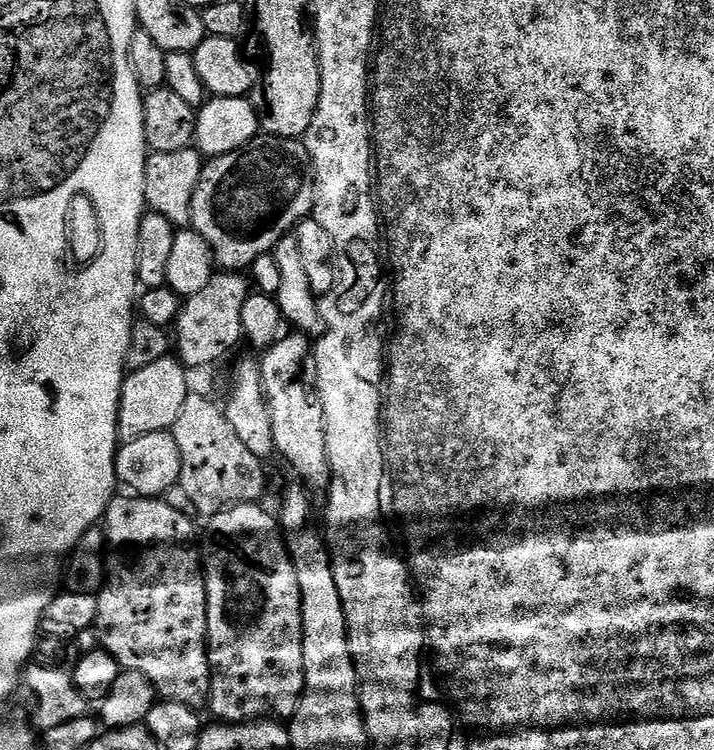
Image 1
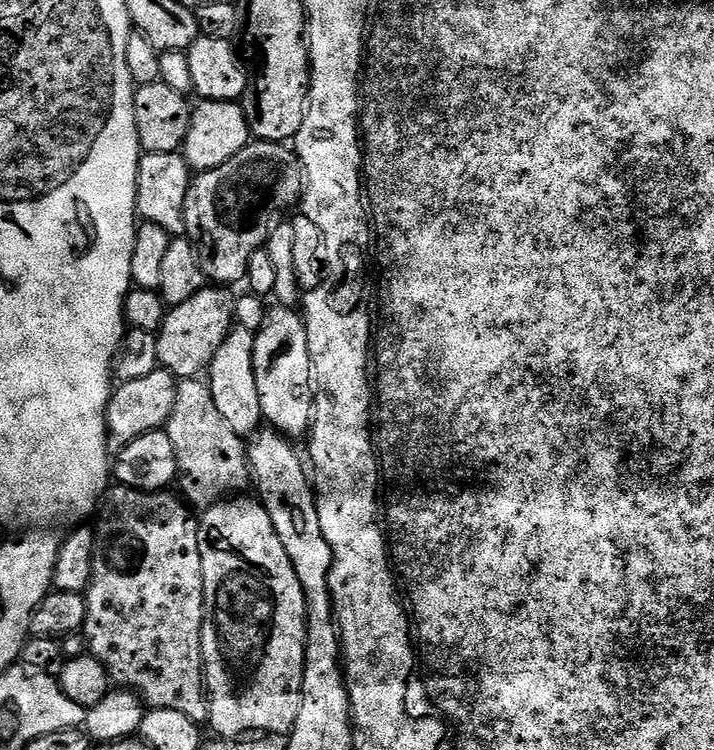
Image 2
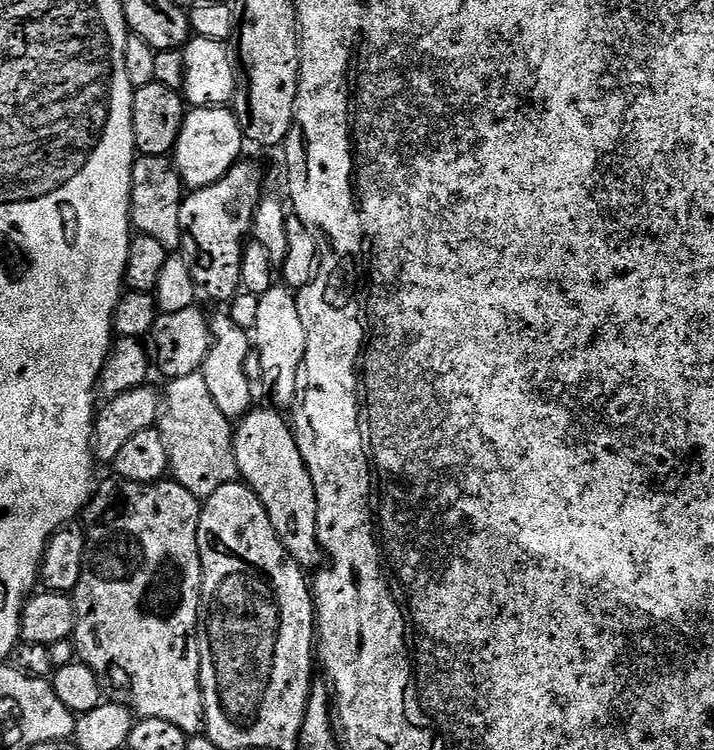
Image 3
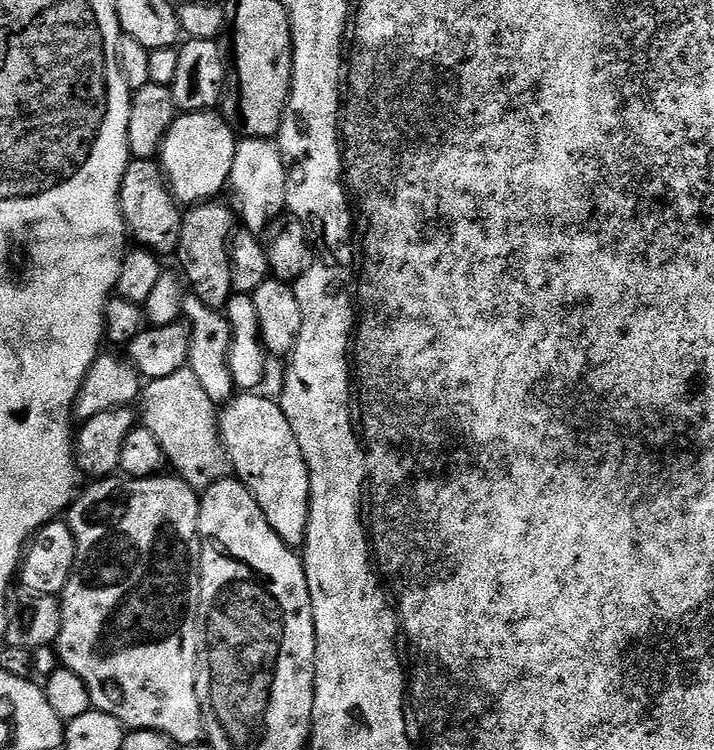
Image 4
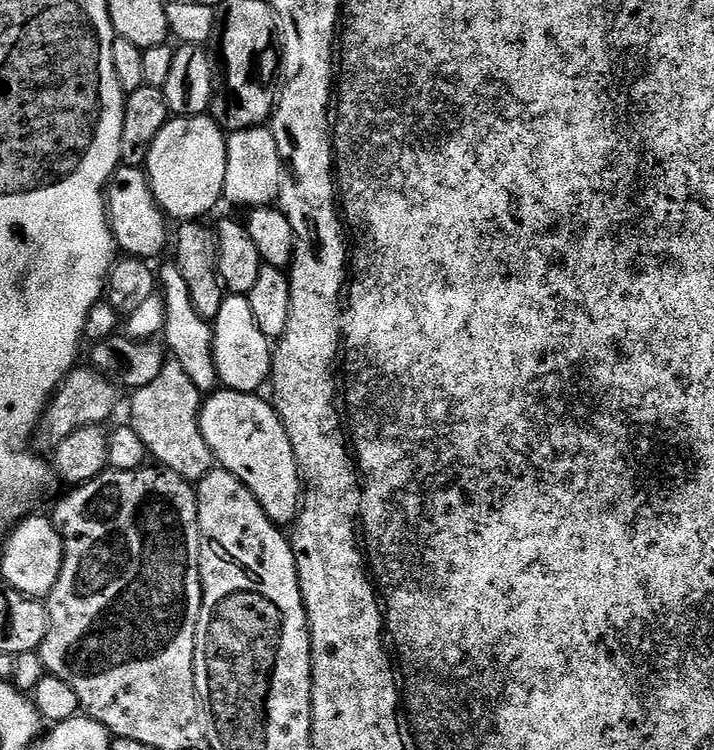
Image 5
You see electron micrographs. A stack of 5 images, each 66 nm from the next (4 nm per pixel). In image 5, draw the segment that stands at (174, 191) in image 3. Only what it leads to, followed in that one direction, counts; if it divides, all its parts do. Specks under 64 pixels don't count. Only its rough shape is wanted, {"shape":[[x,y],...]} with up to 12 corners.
{"shape":[[143,167],[117,168],[108,221],[125,257],[170,248],[169,217]]}

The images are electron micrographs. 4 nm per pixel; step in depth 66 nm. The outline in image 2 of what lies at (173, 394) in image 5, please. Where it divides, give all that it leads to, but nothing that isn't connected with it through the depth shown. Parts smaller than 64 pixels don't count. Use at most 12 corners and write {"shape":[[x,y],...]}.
{"shape":[[203,379],[180,380],[166,425],[193,509],[252,484],[245,437]]}

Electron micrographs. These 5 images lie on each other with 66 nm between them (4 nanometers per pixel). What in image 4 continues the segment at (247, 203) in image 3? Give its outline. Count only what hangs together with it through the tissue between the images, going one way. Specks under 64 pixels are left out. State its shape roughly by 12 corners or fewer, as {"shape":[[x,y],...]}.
{"shape":[[191,205],[180,221],[183,279],[217,310],[234,295],[234,212]]}

